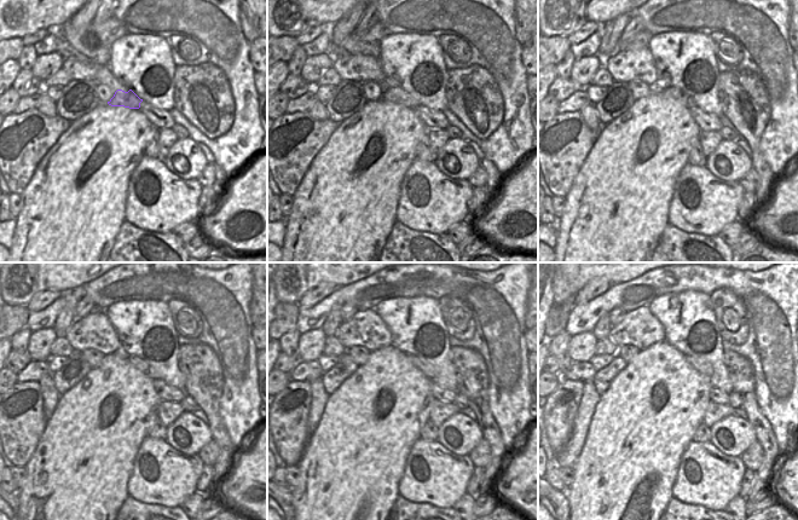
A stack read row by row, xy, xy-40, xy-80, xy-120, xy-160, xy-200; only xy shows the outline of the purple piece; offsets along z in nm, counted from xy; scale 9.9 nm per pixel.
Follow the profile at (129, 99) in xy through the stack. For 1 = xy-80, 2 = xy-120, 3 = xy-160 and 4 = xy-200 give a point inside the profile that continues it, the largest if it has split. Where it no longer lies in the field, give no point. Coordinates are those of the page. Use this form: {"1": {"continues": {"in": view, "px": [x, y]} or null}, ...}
{"1": {"continues": {"in": "xy-80", "px": [686, 99]}}, "2": {"continues": {"in": "xy-120", "px": [138, 363]}}, "3": {"continues": {"in": "xy-160", "px": [427, 369]}}, "4": {"continues": {"in": "xy-200", "px": [701, 365]}}}

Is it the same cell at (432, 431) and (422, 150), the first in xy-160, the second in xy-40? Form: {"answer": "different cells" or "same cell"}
{"answer": "same cell"}

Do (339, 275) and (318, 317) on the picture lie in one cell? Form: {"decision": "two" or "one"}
{"decision": "two"}

